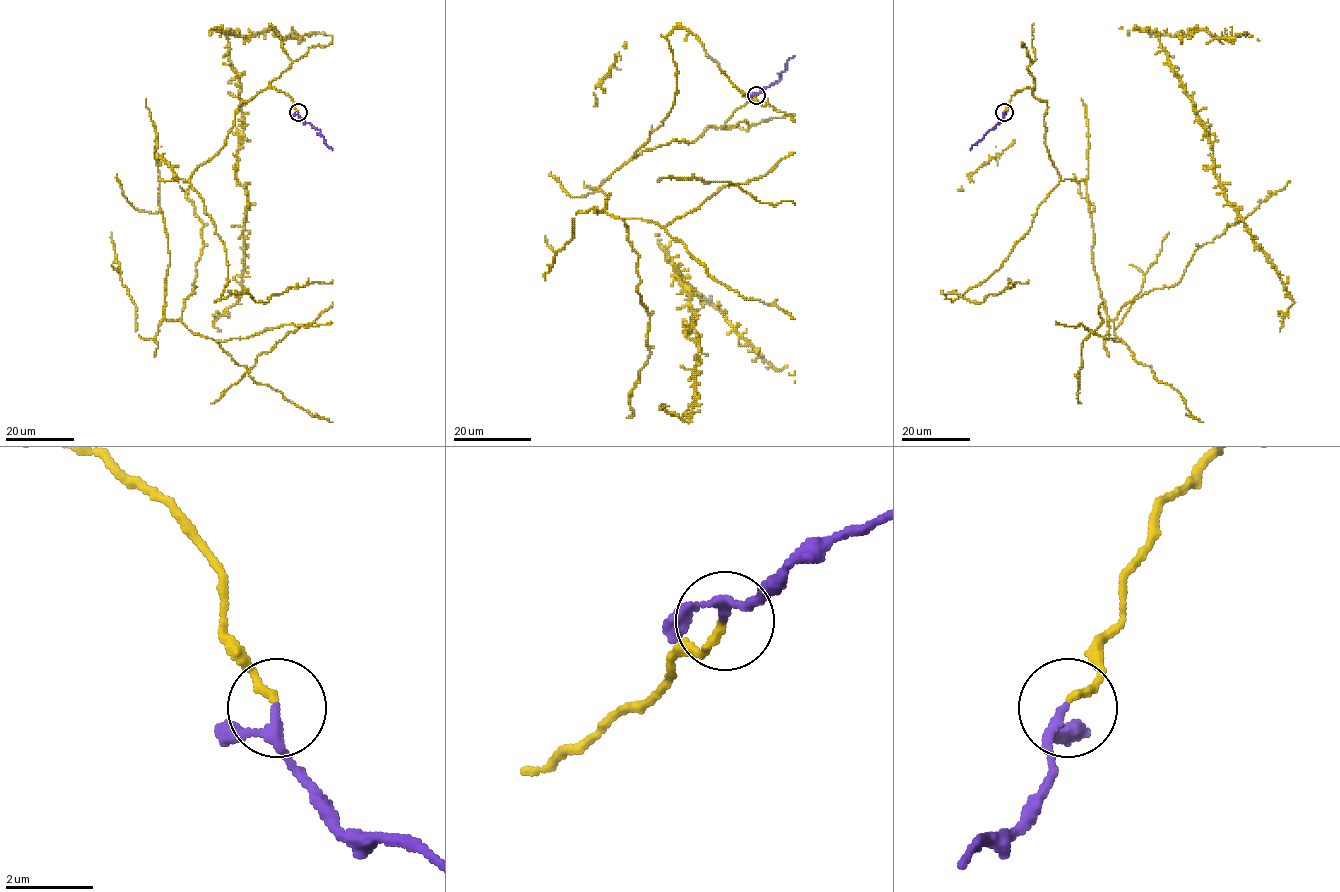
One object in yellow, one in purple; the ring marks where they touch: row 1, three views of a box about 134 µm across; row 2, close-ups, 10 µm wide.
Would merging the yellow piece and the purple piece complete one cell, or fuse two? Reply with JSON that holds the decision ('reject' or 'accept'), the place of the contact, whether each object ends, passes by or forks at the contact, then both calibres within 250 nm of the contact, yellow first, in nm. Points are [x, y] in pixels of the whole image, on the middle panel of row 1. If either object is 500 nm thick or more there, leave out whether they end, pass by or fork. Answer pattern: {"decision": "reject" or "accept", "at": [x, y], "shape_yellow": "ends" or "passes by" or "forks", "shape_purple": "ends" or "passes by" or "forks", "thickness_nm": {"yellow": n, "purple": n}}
{"decision": "accept", "at": [756, 95], "shape_yellow": "ends", "shape_purple": "passes by", "thickness_nm": {"yellow": 160, "purple": 170}}

